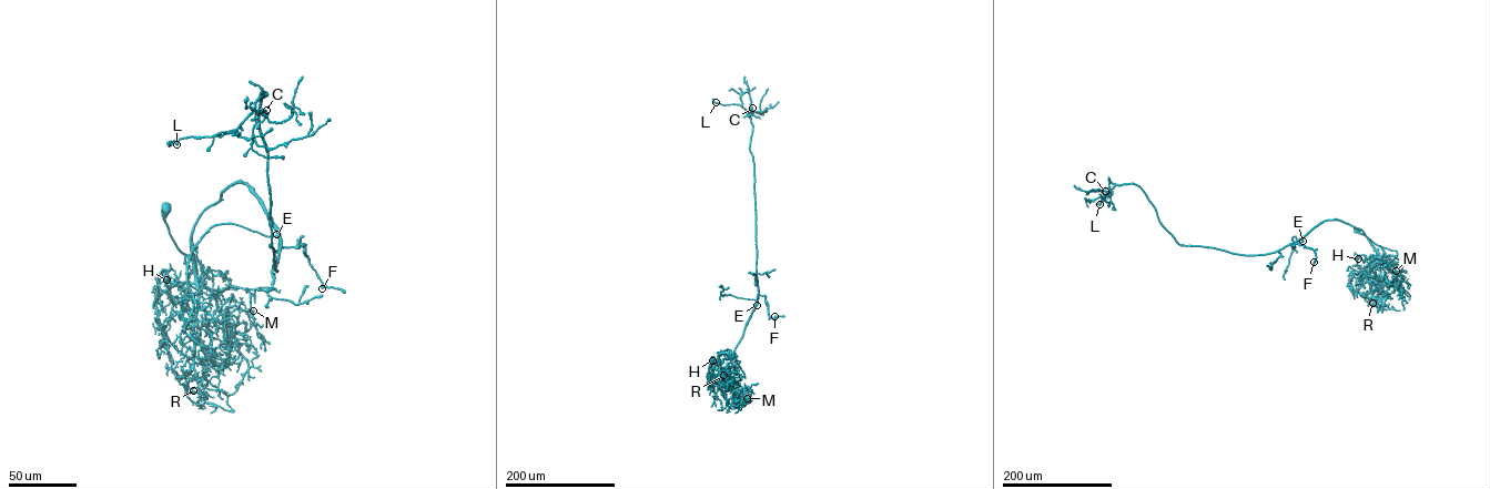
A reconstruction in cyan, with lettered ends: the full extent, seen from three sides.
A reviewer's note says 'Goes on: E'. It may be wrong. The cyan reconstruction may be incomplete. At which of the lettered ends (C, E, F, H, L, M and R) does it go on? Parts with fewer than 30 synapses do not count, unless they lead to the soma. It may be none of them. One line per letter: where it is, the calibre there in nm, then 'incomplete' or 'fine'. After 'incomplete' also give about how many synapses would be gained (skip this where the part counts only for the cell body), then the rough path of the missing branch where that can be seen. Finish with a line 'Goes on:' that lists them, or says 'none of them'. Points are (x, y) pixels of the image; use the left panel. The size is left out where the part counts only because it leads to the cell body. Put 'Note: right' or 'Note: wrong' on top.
Note: right
C: at (266, 110); 650 nm thick; fine
E: at (276, 234); 420 nm thick; incomplete; about 350 synapses; missing branch runs (276, 234), (256, 278), (246, 286), (235, 288)
F: at (322, 288); 600 nm thick; fine
H: at (166, 279); 320 nm thick; fine
L: at (176, 144); 650 nm thick; fine
M: at (253, 311); 440 nm thick; fine
R: at (193, 390); 280 nm thick; fine
Goes on: E

